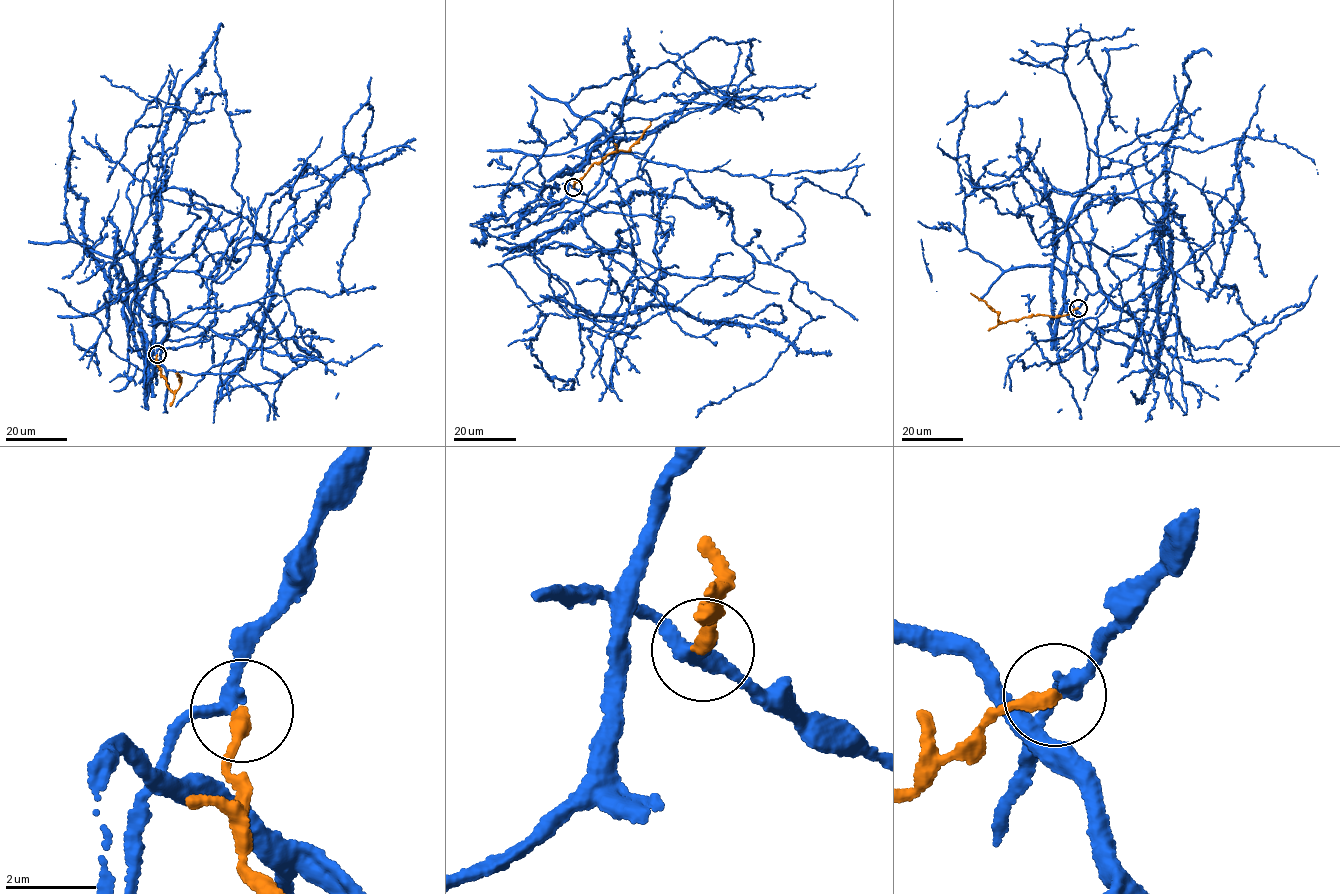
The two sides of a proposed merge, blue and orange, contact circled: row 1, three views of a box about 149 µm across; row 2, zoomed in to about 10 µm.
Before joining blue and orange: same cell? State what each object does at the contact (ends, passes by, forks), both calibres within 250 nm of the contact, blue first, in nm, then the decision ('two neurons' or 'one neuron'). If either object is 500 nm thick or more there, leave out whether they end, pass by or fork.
blue passes by; orange ends; calibres 280 and 320 nm; two neurons

